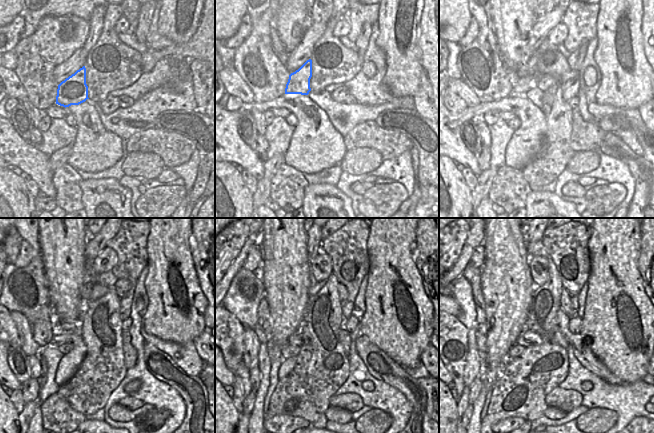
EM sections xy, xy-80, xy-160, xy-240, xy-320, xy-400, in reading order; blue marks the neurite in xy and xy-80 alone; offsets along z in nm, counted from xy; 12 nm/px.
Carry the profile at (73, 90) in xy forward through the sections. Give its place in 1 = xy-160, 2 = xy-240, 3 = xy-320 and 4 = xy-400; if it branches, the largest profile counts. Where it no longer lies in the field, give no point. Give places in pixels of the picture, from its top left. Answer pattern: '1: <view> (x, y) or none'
1: xy-160 (521, 86)
2: xy-240 (89, 274)
3: xy-320 (313, 245)
4: xy-400 (528, 238)

